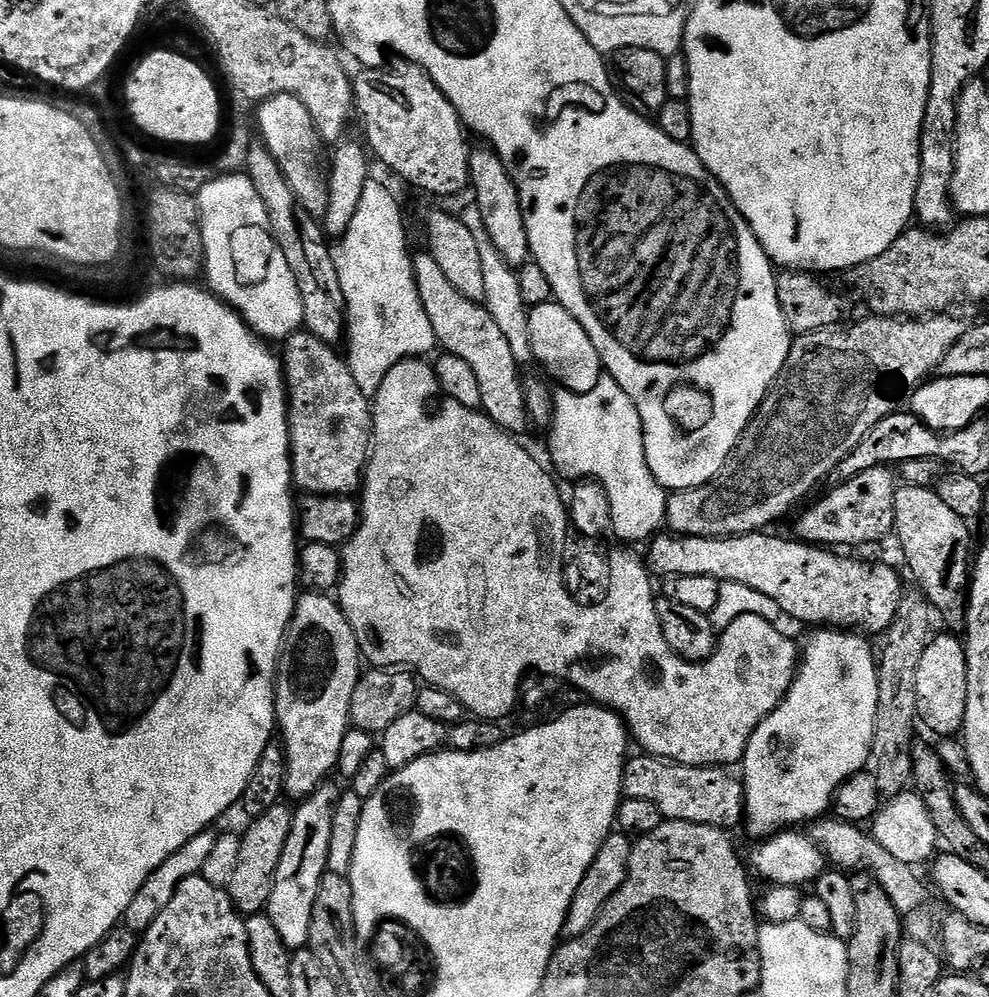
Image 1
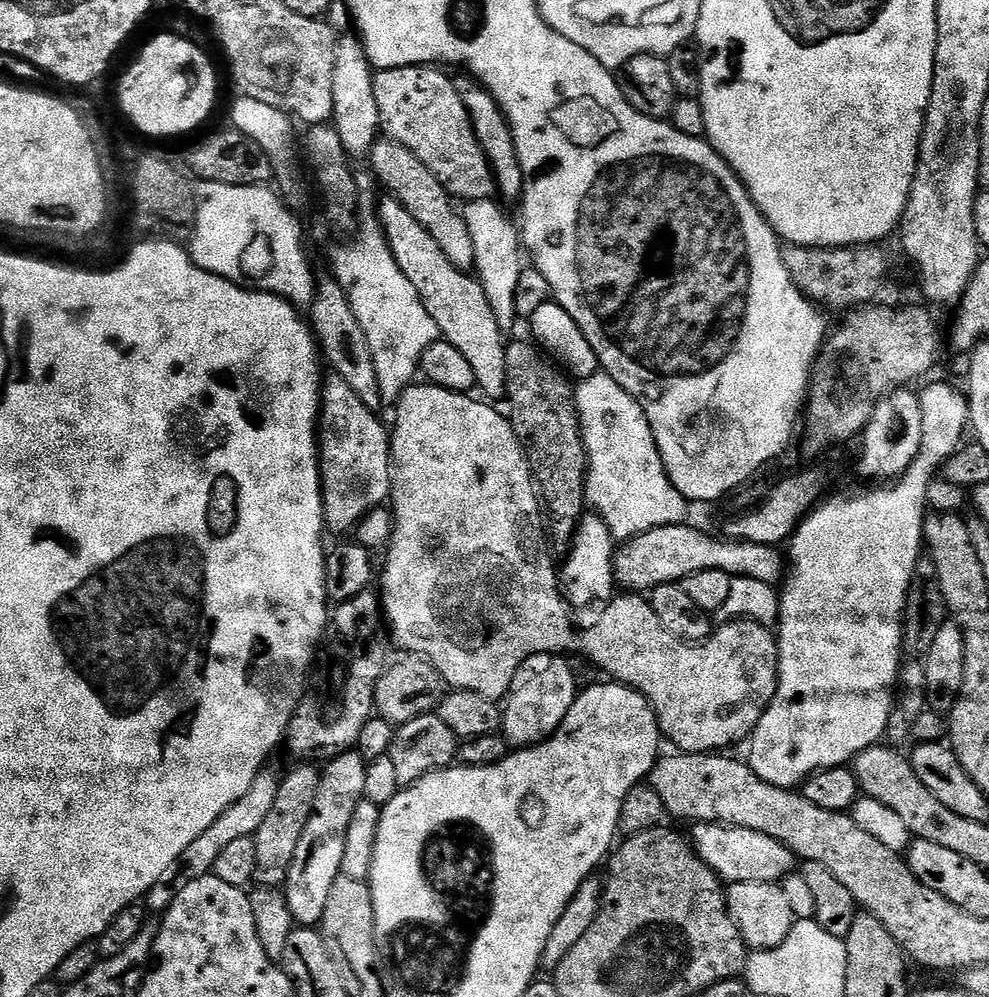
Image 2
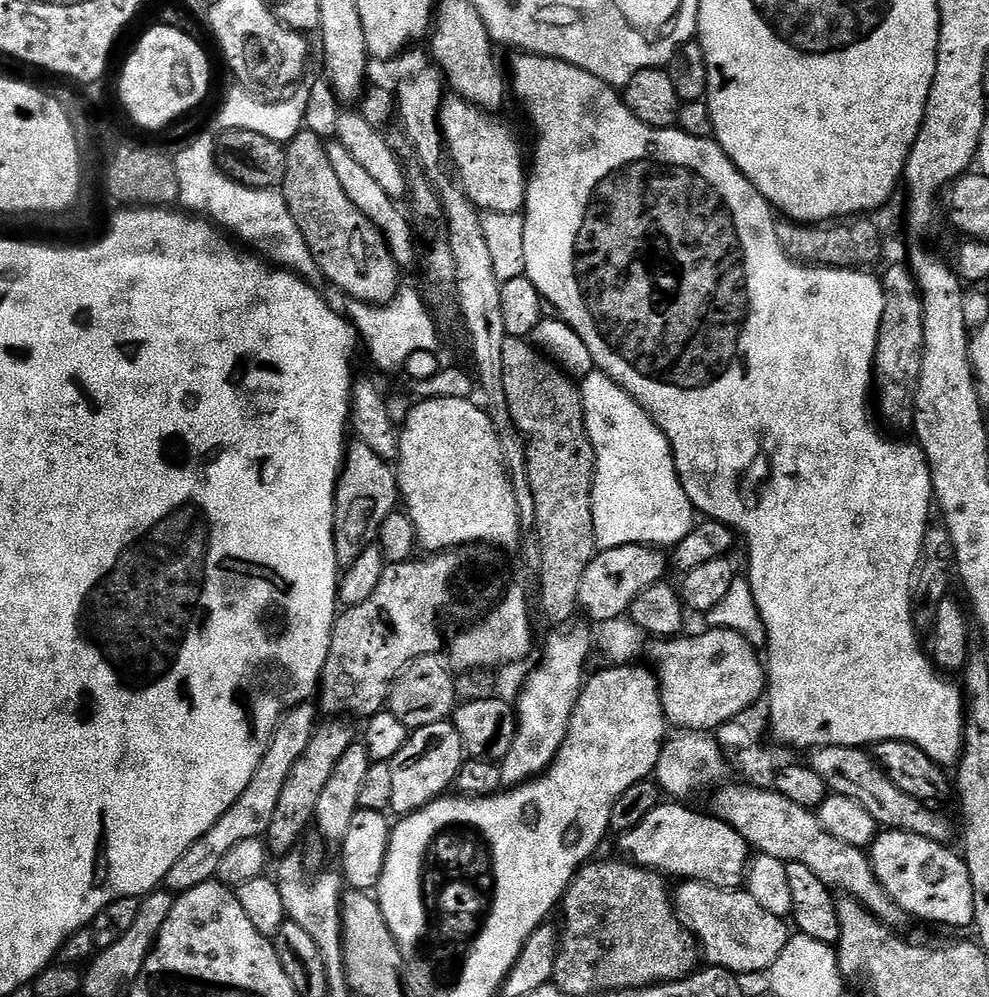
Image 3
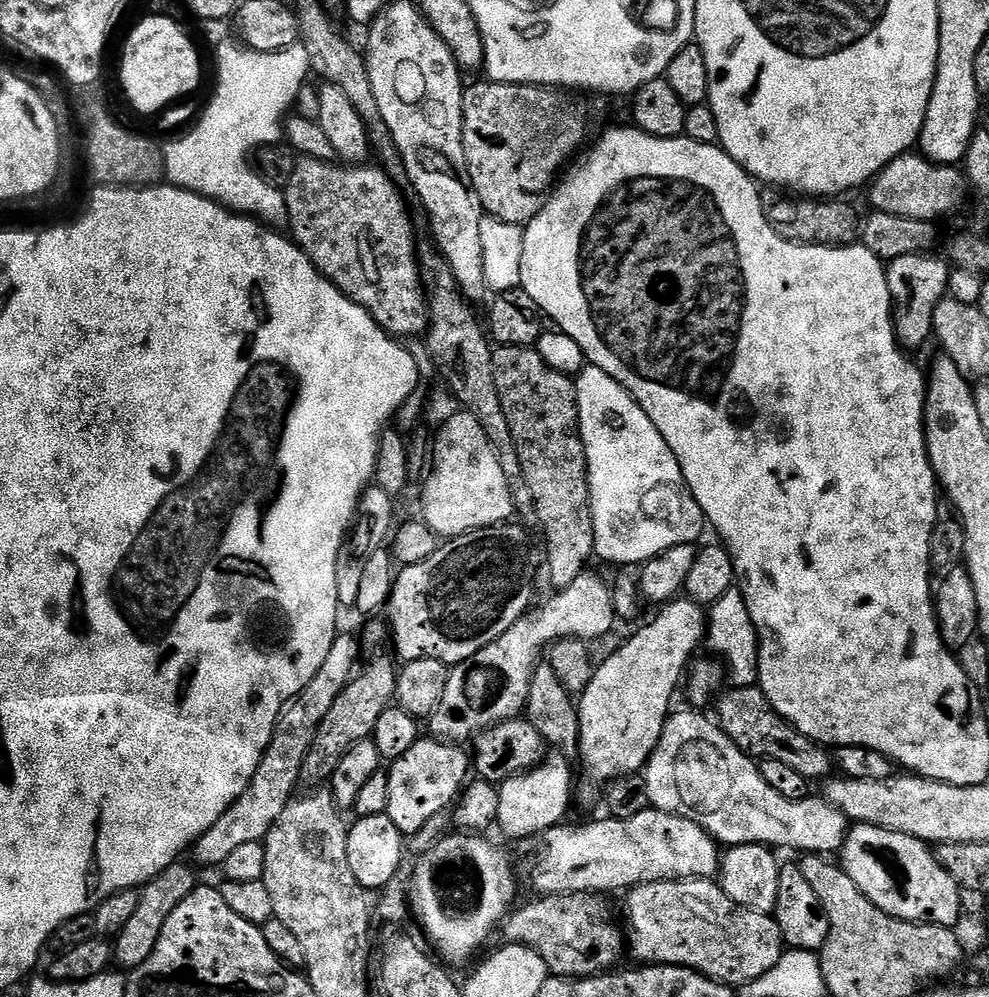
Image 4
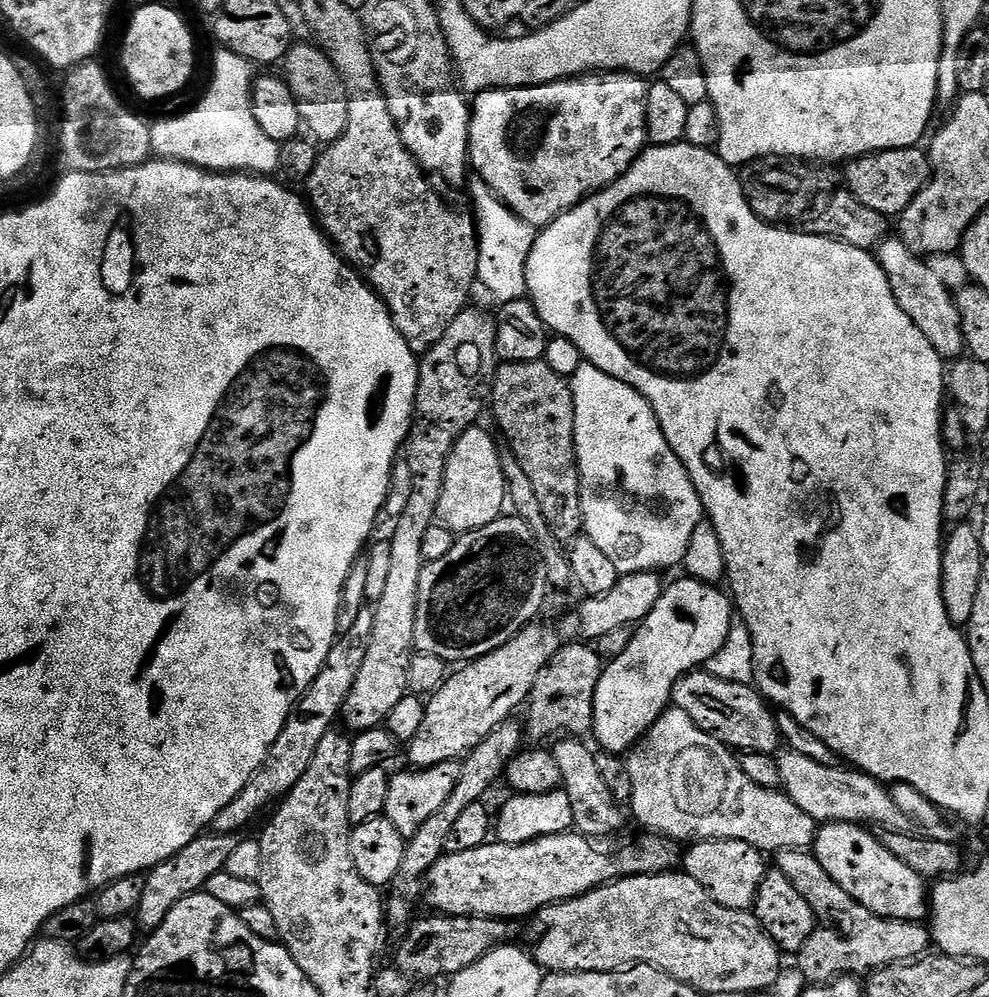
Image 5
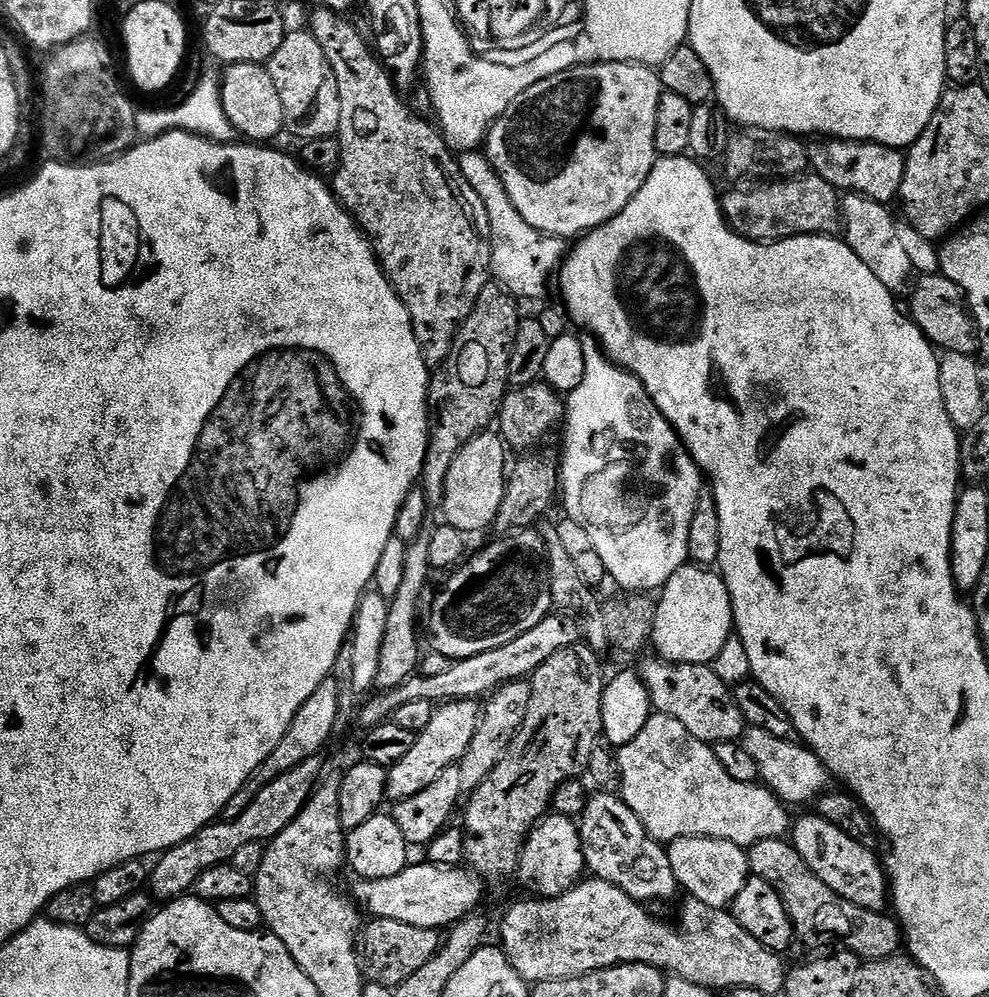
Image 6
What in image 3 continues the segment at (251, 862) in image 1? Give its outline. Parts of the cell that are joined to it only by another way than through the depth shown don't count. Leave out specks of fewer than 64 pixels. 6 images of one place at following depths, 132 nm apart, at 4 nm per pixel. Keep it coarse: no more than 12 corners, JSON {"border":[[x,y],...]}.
{"border":[[328,718],[294,762],[266,833],[273,857],[300,844],[334,766],[357,743]]}

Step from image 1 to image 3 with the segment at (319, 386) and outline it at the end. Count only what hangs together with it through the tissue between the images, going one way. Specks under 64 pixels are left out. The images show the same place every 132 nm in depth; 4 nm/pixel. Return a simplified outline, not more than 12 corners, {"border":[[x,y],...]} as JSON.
{"border":[[347,445],[336,483],[341,569],[379,541],[398,508],[393,465]]}

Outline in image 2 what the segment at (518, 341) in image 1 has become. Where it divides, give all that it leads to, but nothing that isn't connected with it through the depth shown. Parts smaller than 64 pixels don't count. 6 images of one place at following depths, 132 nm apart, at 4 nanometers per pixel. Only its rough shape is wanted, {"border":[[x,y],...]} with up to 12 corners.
{"border":[[495,199],[469,200],[475,275],[501,330],[518,323],[522,236]]}

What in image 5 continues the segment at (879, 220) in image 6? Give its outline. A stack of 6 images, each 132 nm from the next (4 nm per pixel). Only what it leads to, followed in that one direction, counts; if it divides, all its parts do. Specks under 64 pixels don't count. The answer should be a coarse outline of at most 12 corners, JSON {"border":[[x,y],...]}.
{"border":[[899,238],[874,255],[941,360],[966,352],[953,293]]}

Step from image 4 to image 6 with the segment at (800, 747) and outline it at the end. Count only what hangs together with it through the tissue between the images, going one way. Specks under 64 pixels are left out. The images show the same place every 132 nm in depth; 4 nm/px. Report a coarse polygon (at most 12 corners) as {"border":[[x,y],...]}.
{"border":[[709,665],[638,668],[653,709],[704,744],[739,741],[733,689]]}

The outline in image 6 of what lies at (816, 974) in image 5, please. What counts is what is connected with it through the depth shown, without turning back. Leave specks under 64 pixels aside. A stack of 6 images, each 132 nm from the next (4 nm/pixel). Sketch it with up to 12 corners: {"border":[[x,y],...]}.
{"border":[[787,839],[747,849],[782,894],[797,945],[864,962],[901,951],[902,929],[830,890]]}

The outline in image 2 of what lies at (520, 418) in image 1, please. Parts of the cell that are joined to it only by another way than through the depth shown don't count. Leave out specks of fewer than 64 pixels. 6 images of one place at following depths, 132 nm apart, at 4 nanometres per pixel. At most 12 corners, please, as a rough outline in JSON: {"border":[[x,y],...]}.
{"border":[[391,194],[378,219],[441,337],[485,397],[506,392],[506,339],[475,275]]}

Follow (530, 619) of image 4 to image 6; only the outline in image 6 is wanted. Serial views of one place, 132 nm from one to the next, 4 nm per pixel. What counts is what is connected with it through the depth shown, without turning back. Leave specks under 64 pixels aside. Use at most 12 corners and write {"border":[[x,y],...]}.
{"border":[[441,703],[388,769],[388,800],[414,798],[459,765],[481,705]]}

